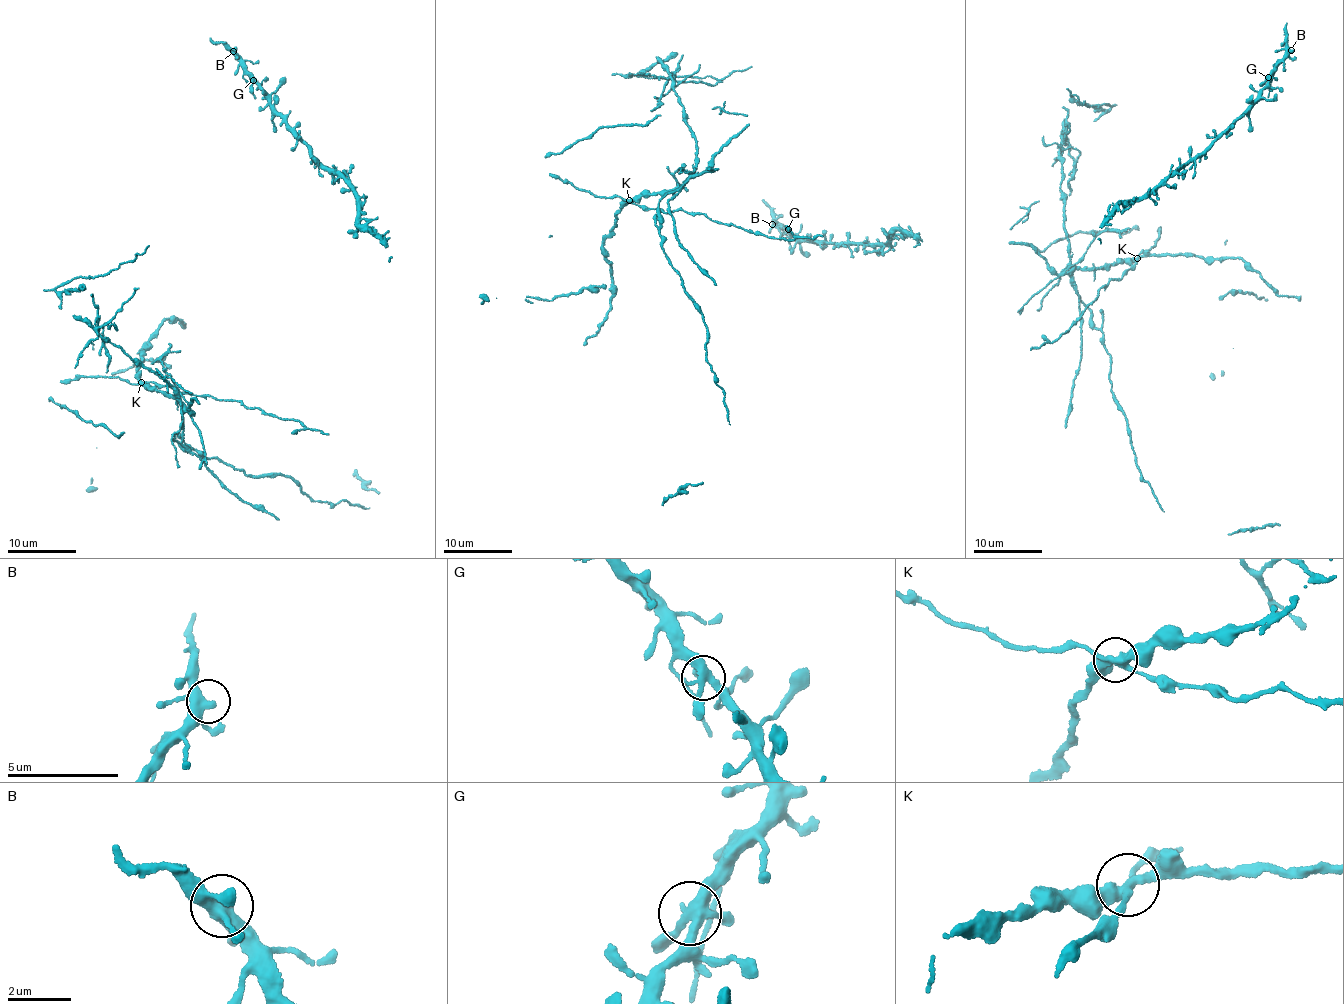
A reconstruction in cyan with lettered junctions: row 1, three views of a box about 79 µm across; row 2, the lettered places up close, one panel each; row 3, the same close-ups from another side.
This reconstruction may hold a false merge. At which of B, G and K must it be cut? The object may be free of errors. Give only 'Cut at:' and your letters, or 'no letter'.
Cut at: K

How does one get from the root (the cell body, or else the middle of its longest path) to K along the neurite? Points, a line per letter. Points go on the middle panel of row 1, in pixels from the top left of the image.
K: (695, 213), (677, 208), (665, 213), (629, 201)

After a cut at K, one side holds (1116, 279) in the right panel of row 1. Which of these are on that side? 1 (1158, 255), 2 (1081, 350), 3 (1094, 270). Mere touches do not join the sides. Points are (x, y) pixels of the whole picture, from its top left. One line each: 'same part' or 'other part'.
1: other part
2: other part
3: other part

